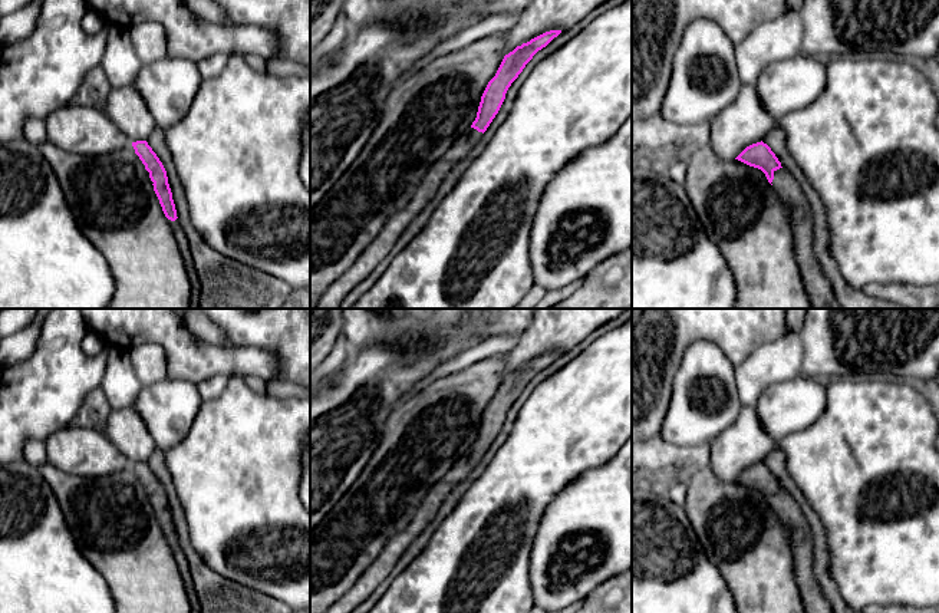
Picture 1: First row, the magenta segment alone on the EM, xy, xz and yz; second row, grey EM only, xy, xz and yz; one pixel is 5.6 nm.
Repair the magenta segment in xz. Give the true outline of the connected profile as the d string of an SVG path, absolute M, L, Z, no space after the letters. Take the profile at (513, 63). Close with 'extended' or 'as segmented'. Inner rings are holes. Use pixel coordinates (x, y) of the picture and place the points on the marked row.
M561 30L546 32L530 42L517 46L513 52L504 56L495 76L488 82L481 96L477 118L471 128L464 132L451 149L428 169L421 184L414 189L406 207L391 215L388 224L359 256L355 264L324 291L316 309L339 309L347 293L363 281L385 258L409 223L434 198L441 182L452 167L472 151L498 113L508 88L518 78L525 65L538 50L546 47L560 33Z | extended

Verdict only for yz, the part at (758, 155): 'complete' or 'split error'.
split error

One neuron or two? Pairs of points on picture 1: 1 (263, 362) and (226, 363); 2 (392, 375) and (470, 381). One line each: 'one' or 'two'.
1: one
2: two

